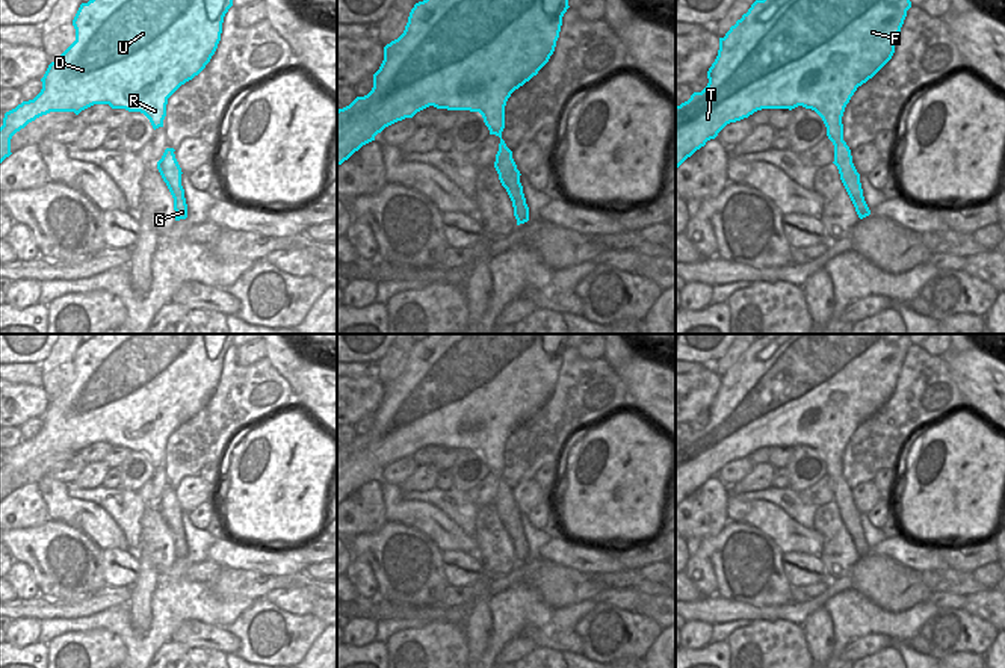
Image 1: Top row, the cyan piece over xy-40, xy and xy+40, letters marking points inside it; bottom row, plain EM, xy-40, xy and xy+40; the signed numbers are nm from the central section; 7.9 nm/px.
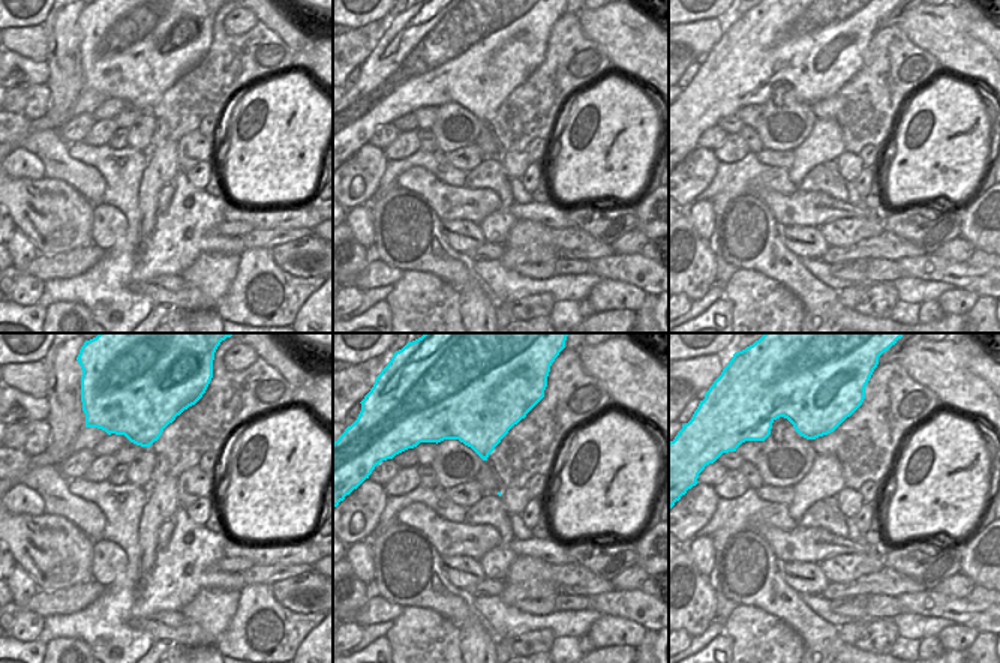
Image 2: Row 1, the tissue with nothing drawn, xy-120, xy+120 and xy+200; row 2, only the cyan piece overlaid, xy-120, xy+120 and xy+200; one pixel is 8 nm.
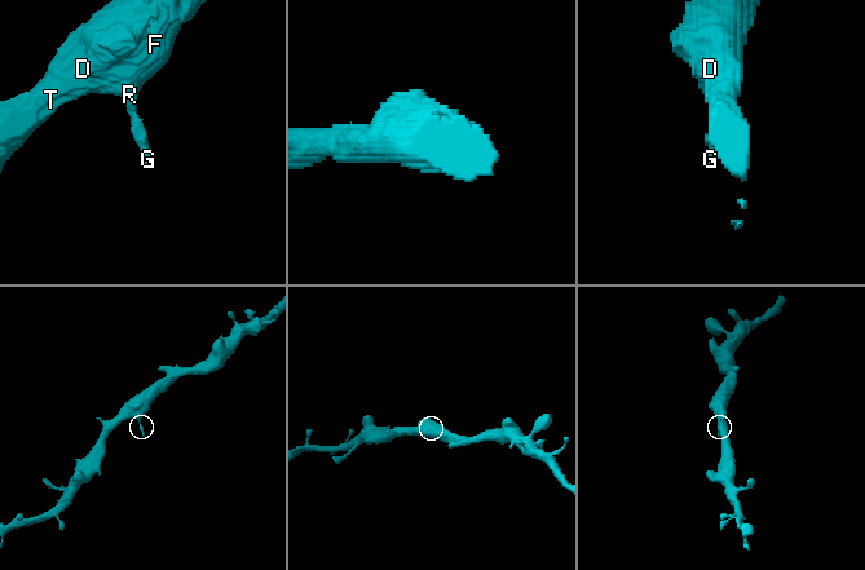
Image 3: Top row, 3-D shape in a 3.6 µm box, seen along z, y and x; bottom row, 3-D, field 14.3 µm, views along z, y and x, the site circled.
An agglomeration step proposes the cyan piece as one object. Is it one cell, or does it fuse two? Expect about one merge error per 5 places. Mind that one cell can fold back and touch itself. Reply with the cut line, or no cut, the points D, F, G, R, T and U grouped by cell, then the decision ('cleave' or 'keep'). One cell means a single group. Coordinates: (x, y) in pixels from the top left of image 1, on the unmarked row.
no cut | D F G R T U | keep

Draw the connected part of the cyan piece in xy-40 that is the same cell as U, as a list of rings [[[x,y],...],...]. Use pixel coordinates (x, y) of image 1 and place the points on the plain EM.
[[[95,334],[82,342],[73,364],[76,379],[48,404],[41,431],[5,452],[0,502],[9,496],[12,475],[50,450],[74,450],[94,443],[144,452],[153,467],[163,465],[168,437],[198,414],[215,393],[222,361],[236,334]]]

